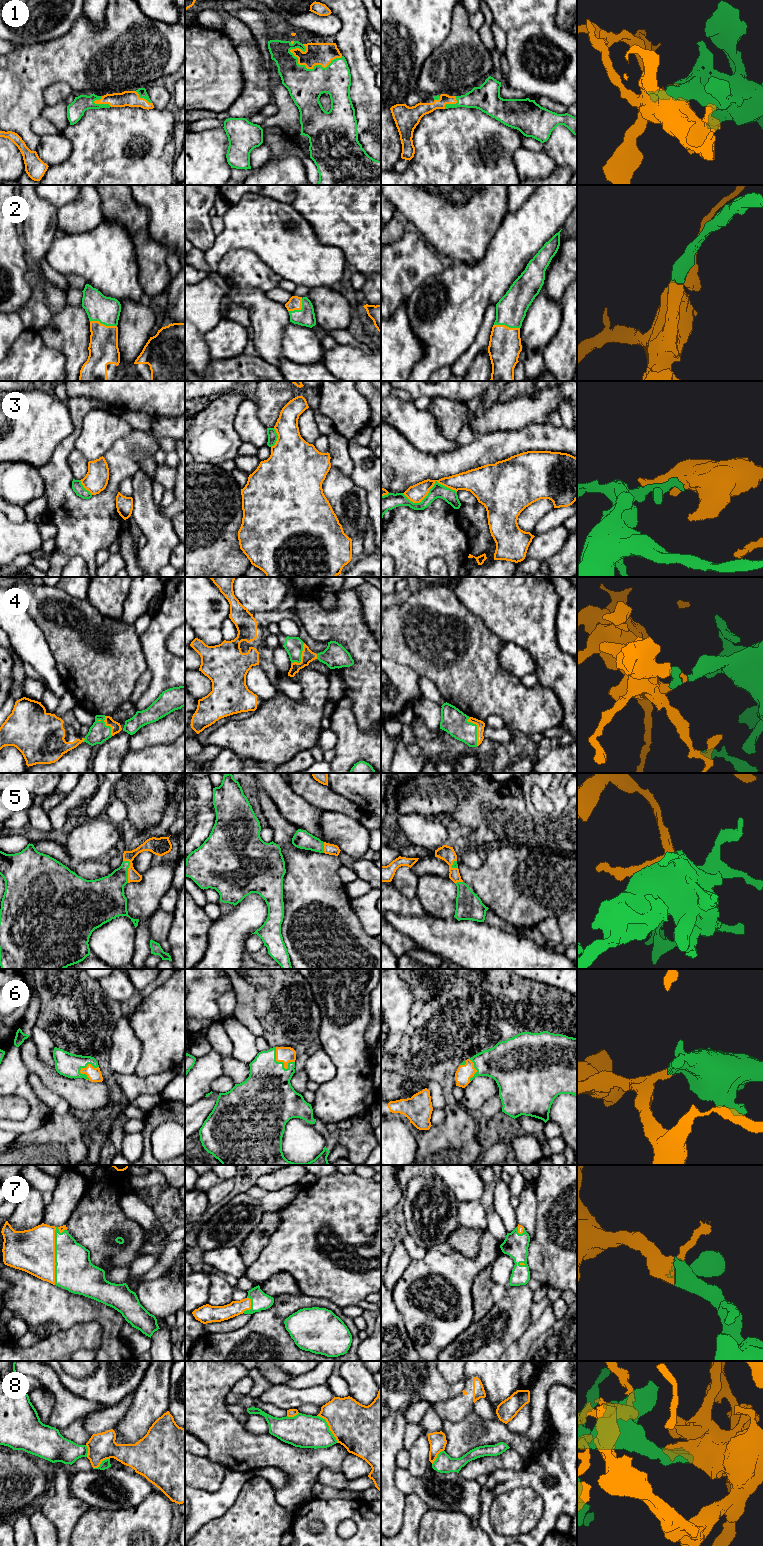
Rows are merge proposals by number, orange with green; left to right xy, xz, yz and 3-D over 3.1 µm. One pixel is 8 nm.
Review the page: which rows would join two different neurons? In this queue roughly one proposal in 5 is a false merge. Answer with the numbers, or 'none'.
3, 8

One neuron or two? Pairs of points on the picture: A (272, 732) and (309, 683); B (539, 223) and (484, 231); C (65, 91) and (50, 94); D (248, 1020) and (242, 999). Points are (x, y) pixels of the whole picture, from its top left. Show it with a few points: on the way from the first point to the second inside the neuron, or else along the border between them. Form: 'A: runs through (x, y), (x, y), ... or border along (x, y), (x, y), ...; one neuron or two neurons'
A: runs through (287, 726), (309, 705), (309, 698); one neuron
B: border along (506, 213), (486, 250); two neurons
C: runs through (61, 91), (54, 94); one neuron
D: runs through (245, 1015), (244, 1004); one neuron

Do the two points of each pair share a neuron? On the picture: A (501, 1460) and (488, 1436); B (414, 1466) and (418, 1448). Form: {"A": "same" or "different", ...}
{"A": "different", "B": "same"}

